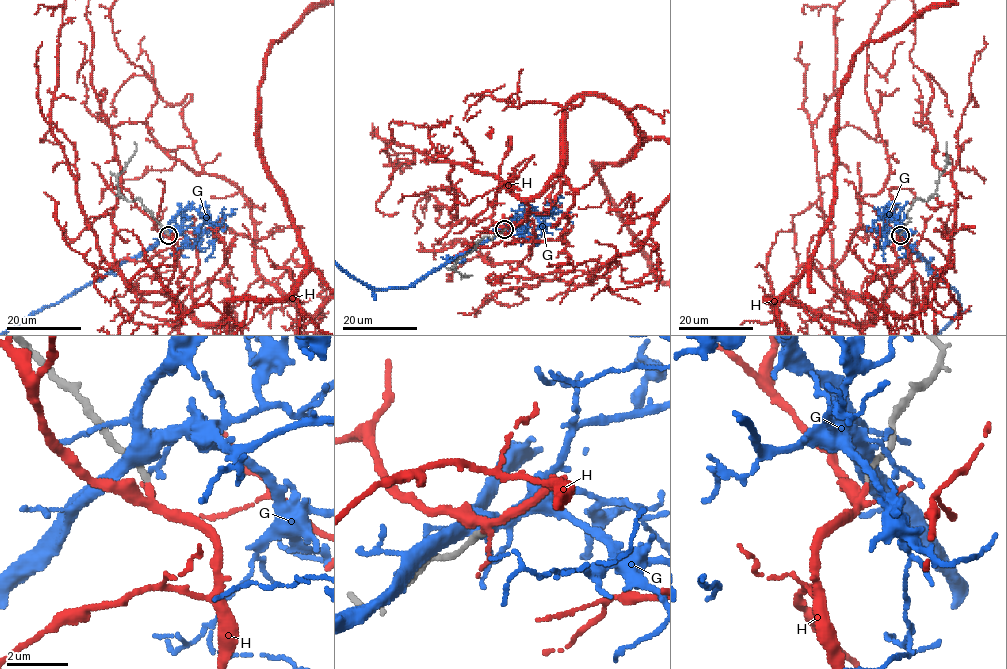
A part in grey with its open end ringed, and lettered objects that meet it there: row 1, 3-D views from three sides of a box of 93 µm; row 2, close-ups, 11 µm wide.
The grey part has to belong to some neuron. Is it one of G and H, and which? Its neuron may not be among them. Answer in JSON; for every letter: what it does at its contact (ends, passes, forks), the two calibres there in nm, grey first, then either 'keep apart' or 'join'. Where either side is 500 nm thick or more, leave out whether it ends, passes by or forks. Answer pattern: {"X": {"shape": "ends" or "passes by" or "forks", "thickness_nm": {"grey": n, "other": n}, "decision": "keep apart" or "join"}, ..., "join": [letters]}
{"G": {"shape": "forks", "thickness_nm": {"grey": 280, "other": 440}, "decision": "keep apart"}, "H": {"shape": "forks", "thickness_nm": {"grey": 240, "other": 240}, "decision": "join"}, "join": ["H"]}

